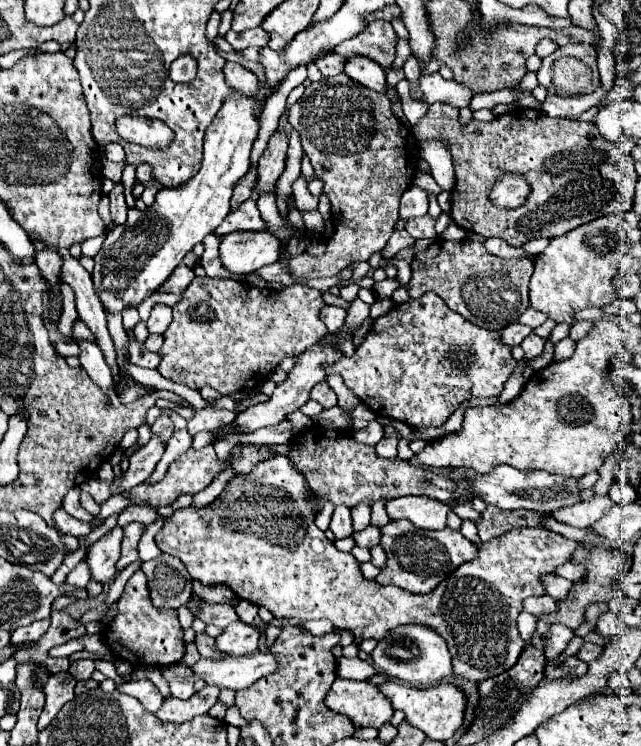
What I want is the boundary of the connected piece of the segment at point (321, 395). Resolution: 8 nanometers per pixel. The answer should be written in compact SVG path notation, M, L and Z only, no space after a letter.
M319 382L313 390L311 390L311 400L317 400L323 408L333 408L337 406L337 394L331 390L331 386L327 382Z

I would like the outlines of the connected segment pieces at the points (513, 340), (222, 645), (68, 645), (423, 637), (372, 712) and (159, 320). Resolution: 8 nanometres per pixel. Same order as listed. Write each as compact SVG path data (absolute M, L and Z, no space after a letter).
M519 322L509 324L505 330L501 330L501 344L509 346L509 348L511 348L511 346L517 346L517 344L521 344L523 338L529 336L529 334L531 334L531 328L527 328L527 326L519 324Z
M235 622L227 626L221 636L217 636L215 644L221 654L247 656L247 654L257 652L257 640L259 640L257 628L247 626L245 622Z
M69 640L69 642L65 642L63 646L51 648L51 650L49 650L49 654L51 654L51 656L71 656L71 654L75 652L75 648L79 648L79 652L81 652L81 650L85 650L85 646L83 646L83 642L81 642L81 640Z
M403 624L399 628L395 628L377 644L377 648L371 652L371 656L373 656L375 666L383 674L387 674L389 678L403 680L411 686L429 688L453 674L451 656L447 652L445 640L433 628L423 626L423 624Z
M341 676L335 678L331 690L327 692L325 706L333 712L351 716L355 726L373 728L381 728L381 724L389 722L395 712L391 700L383 696L377 686L371 682L345 680Z
M155 304L151 316L147 320L147 328L151 334L163 334L171 324L171 308L165 304Z

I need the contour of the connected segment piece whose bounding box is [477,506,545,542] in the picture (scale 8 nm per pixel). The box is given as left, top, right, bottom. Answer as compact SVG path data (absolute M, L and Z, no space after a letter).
M487 506L481 514L481 522L477 524L479 528L479 538L483 542L501 536L503 532L511 528L521 528L521 526L541 526L539 518L545 514L539 512L527 512L527 510L501 510L495 506Z

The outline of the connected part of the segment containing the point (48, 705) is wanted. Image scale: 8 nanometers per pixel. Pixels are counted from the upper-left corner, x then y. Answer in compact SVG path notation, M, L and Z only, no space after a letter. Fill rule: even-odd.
M57 672L57 674L49 676L49 680L43 688L47 694L47 702L45 702L43 714L39 718L39 730L47 728L47 724L61 710L61 706L67 704L75 696L75 692L73 692L75 684L77 684L77 680L69 672Z

